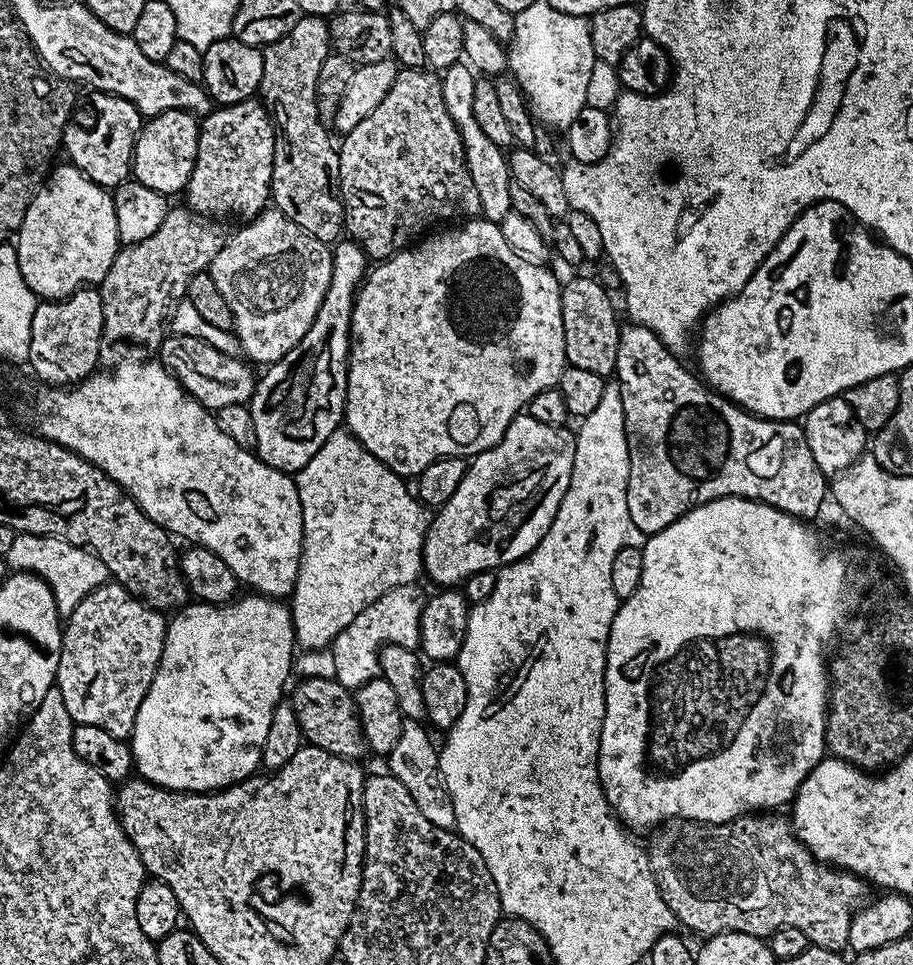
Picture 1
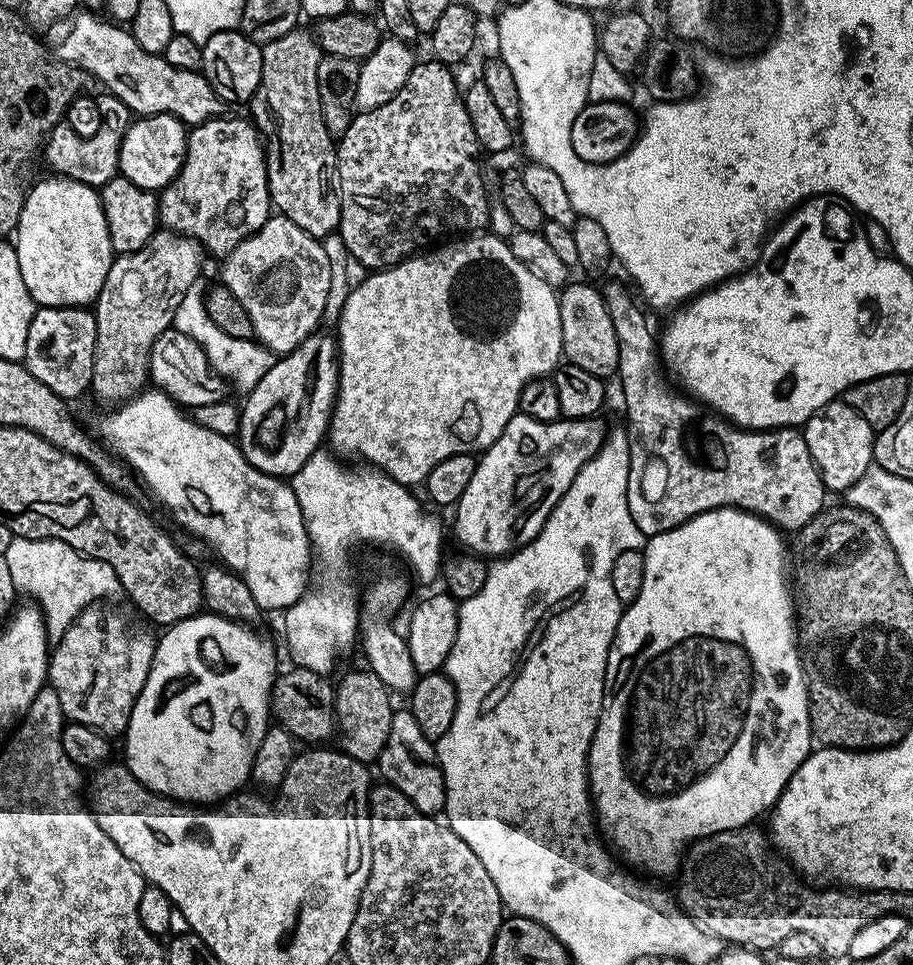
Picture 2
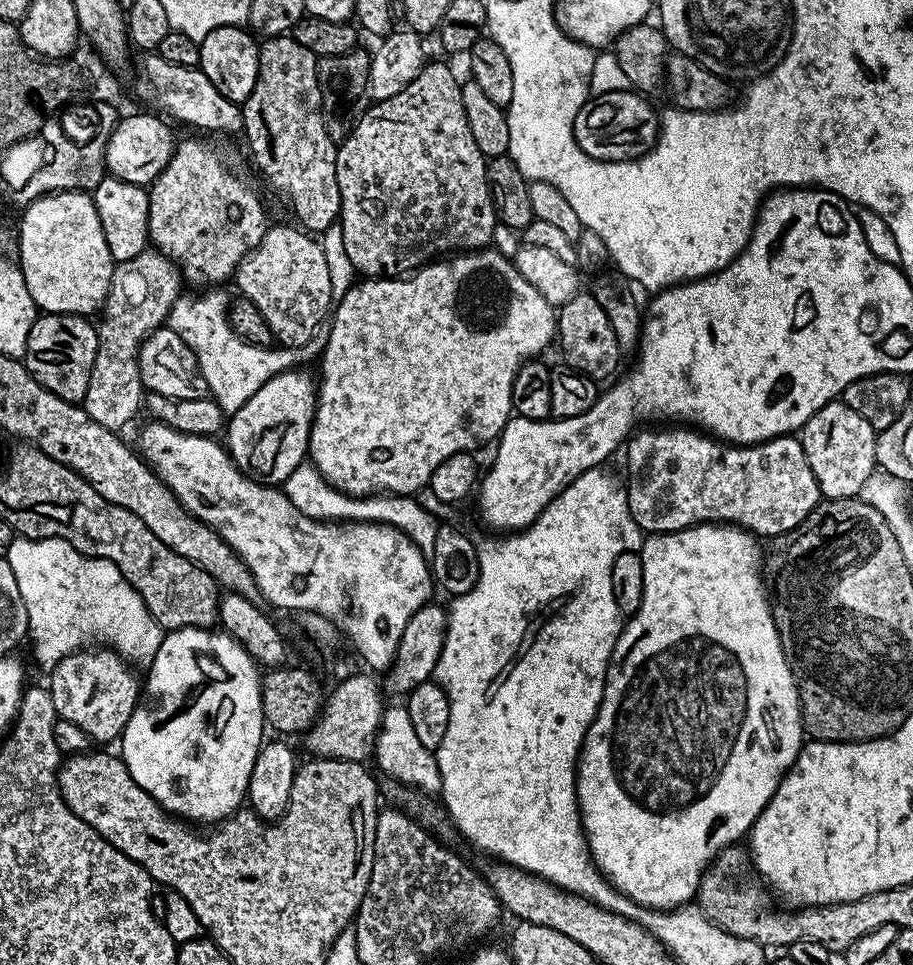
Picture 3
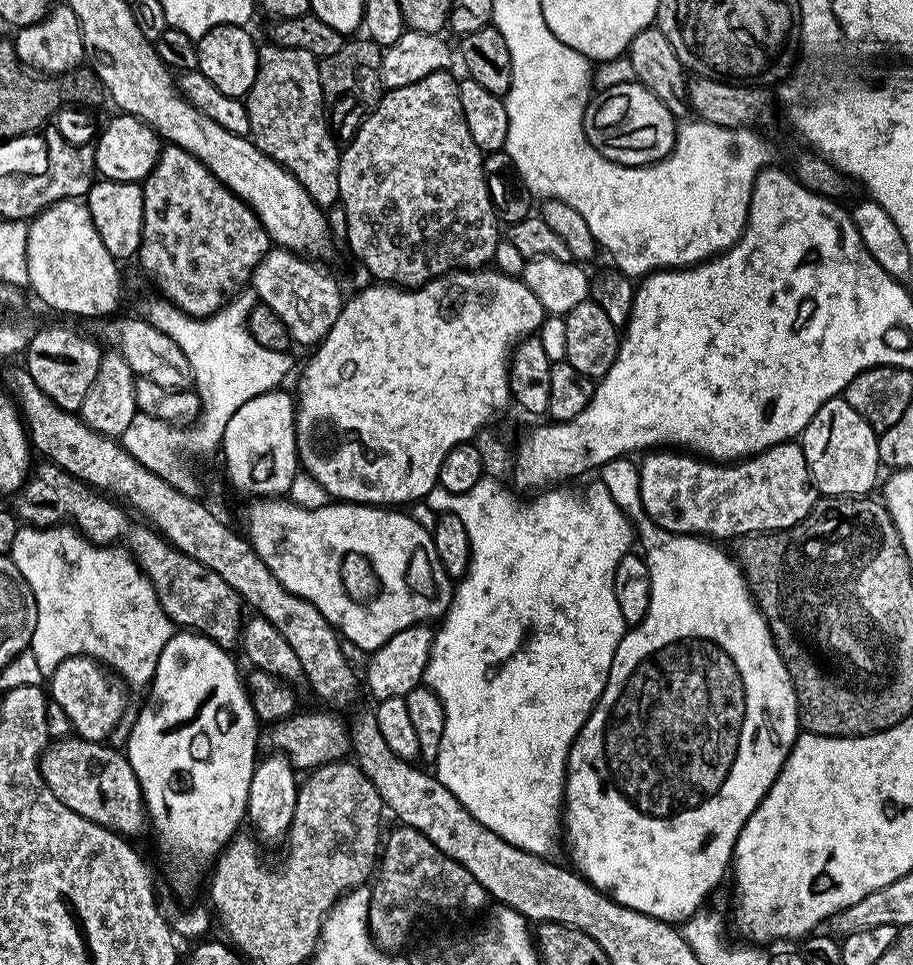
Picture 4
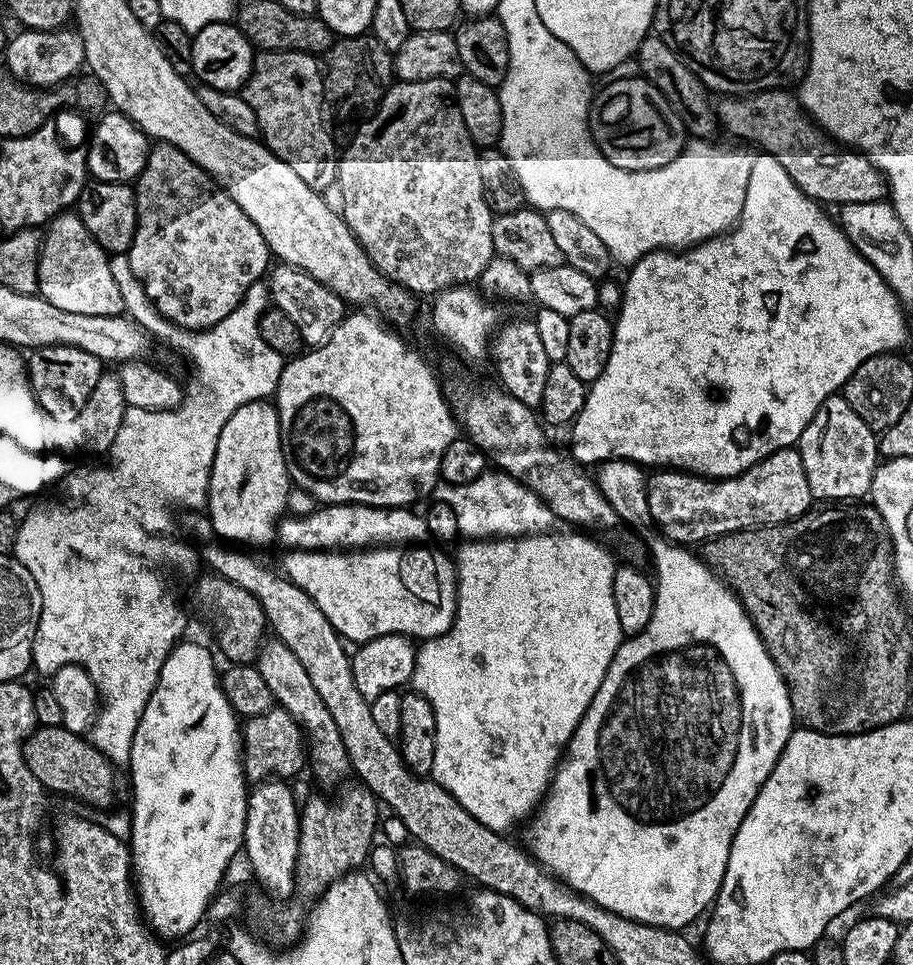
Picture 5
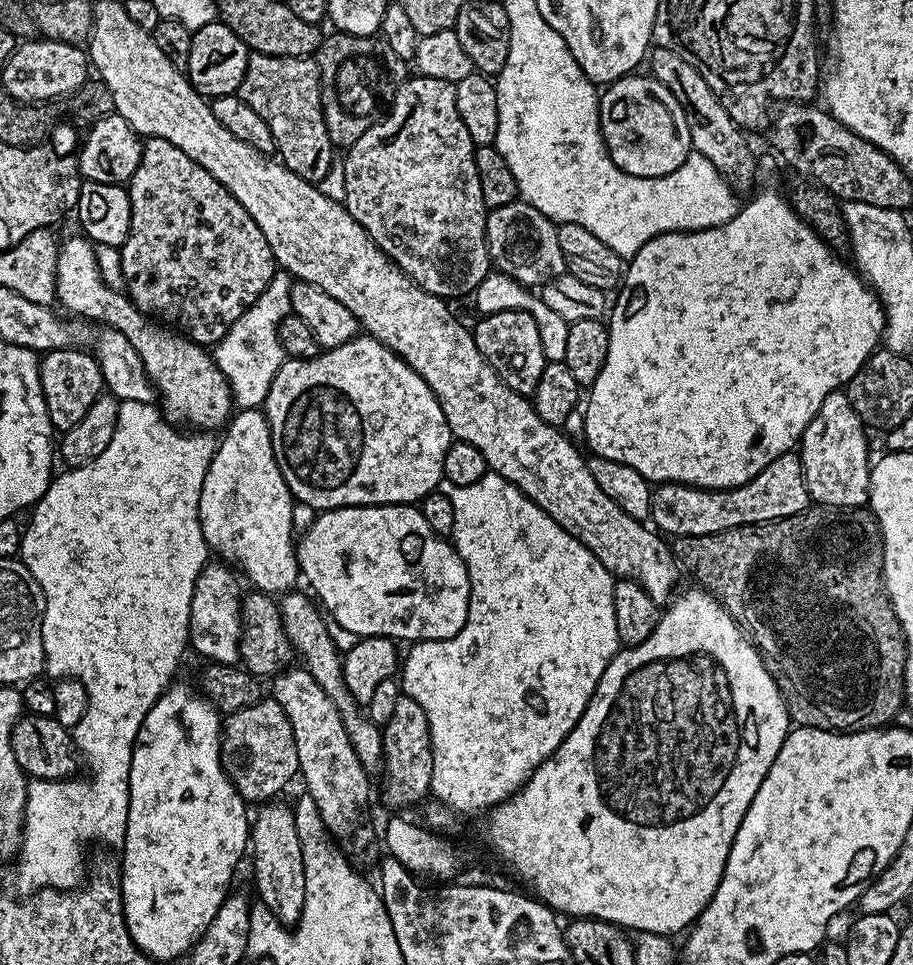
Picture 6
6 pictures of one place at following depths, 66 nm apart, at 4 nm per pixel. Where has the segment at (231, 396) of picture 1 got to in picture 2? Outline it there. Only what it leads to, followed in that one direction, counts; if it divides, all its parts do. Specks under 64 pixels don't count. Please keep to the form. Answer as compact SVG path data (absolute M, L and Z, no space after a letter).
M176 326L165 330L148 349L148 374L151 383L159 391L165 392L177 404L188 410L210 406L225 399L230 392L229 385L210 366L202 346L198 346L194 338L190 338Z

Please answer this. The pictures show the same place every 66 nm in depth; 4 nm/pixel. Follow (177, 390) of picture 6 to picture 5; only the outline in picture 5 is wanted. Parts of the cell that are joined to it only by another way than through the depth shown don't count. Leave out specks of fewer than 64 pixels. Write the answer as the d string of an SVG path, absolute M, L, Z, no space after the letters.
M75 211L53 216L43 233L39 258L39 295L70 314L118 316L124 312L122 293L110 274L110 256L86 230Z

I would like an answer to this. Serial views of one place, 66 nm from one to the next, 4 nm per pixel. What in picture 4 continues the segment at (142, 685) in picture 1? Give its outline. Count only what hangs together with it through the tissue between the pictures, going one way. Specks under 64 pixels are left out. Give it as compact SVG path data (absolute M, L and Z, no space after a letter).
M88 656L66 658L58 670L50 674L50 680L50 699L62 706L66 718L72 723L72 732L80 739L107 741L125 719L124 707L128 704L129 693L116 673L105 668L99 660L91 660Z

